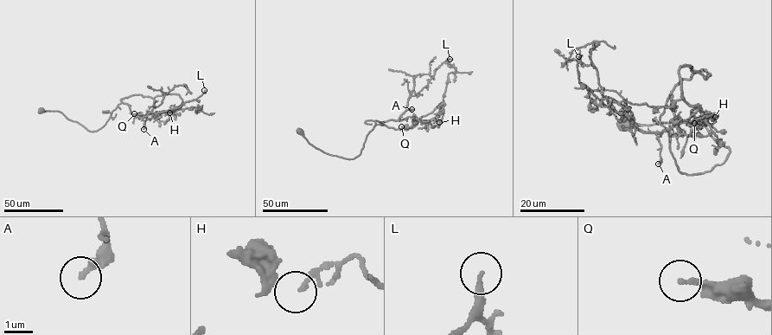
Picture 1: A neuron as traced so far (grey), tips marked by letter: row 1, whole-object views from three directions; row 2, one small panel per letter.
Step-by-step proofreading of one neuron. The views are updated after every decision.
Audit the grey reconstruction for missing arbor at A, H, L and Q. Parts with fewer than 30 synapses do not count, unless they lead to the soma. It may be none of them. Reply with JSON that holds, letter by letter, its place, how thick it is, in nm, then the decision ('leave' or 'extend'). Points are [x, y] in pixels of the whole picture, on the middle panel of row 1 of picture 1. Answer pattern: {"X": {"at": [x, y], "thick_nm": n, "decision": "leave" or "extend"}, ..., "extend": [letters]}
{"A": {"at": [411, 109], "thick_nm": 200, "decision": "leave"}, "H": {"at": [439, 122], "thick_nm": 160, "decision": "leave"}, "L": {"at": [449, 59], "thick_nm": 240, "decision": "leave"}, "Q": {"at": [401, 126], "thick_nm": 190, "decision": "leave"}, "extend": []}

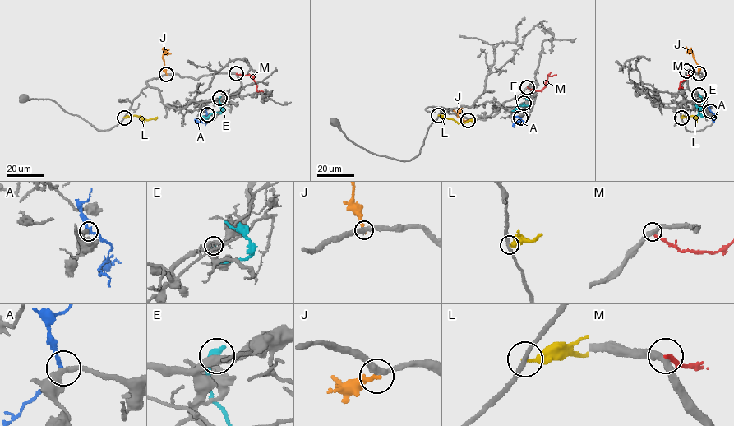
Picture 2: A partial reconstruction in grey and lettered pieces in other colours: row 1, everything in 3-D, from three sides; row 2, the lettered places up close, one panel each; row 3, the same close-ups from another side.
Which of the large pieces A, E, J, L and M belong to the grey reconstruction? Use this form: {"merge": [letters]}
{"merge": []}

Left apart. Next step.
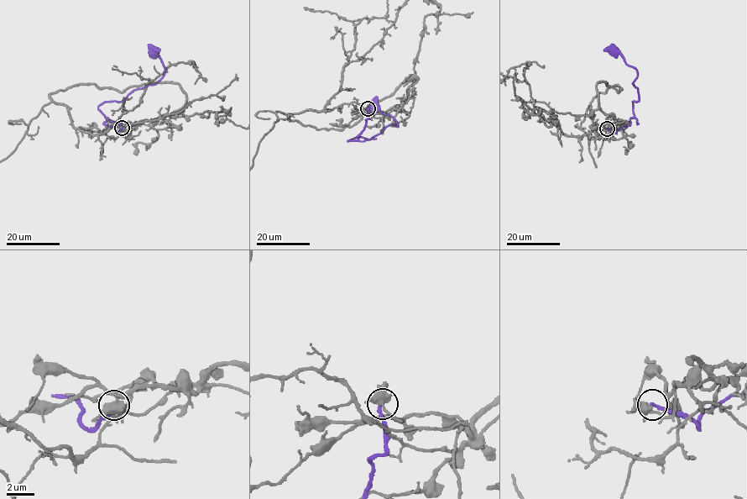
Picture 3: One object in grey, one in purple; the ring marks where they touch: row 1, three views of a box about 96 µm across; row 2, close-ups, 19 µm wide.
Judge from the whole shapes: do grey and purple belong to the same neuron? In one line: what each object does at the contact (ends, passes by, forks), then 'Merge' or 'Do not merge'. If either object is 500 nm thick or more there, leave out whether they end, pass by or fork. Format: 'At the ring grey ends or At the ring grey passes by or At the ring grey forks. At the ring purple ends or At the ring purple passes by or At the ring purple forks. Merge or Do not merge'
At the ring grey forks. At the ring purple ends. Do not merge

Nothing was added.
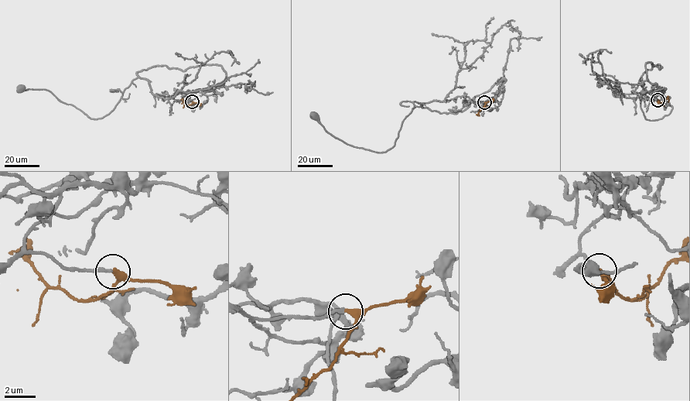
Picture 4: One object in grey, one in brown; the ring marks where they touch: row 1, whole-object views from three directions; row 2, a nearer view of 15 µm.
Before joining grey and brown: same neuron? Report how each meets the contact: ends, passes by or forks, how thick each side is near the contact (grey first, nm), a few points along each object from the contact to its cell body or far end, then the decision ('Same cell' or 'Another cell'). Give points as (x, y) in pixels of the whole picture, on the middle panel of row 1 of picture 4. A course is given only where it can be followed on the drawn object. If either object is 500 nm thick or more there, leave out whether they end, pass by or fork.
At the ring grey ends. At the ring brown passes by. Thickness 200 nm (grey) against 280 nm. Course of grey: (484, 102), (473, 103), (464, 95), (414, 101), (394, 145), (384, 152), (346, 144), (329, 133), (314, 116). Course of brown: (484, 102), (479, 115). Same cell

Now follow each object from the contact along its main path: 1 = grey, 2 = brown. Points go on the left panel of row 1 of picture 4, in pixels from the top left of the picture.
1: (192, 101), (154, 94), (147, 80), (137, 77), (114, 108), (96, 119), (60, 101), (44, 89), (20, 88)
2: (192, 101), (188, 104), (182, 101), (181, 104)

